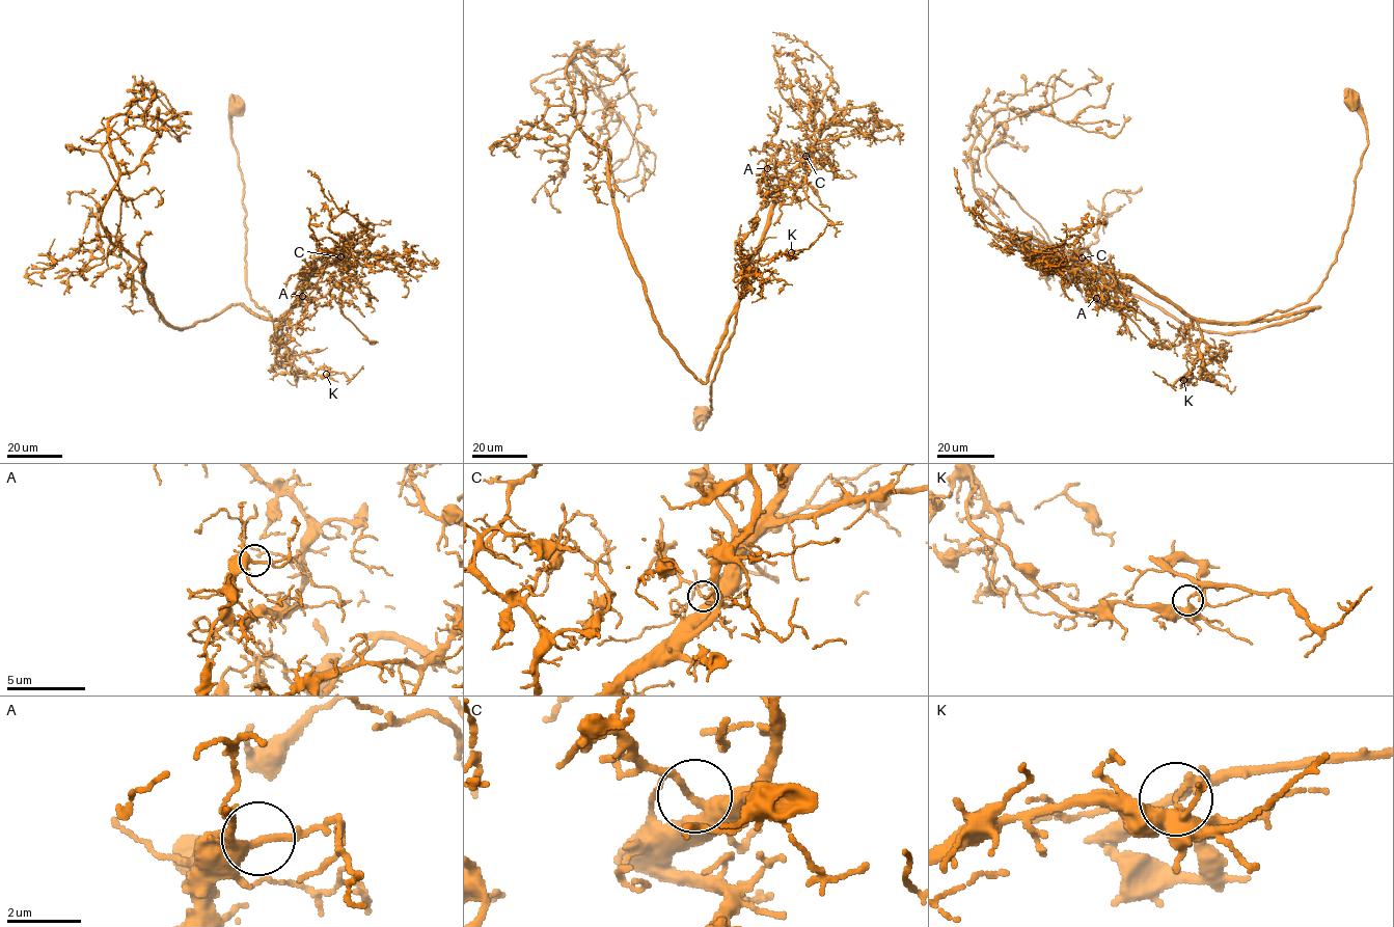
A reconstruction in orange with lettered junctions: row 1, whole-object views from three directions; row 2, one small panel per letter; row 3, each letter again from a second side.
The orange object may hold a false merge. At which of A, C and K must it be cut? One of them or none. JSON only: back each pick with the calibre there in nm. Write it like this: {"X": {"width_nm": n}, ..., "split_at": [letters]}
{"K": {"width_nm": 240}, "split_at": ["K"]}

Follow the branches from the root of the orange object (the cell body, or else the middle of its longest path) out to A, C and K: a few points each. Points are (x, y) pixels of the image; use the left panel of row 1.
A: (236, 106), (231, 141), (244, 182), (246, 288), (271, 320), (294, 304), (315, 271), (298, 298), (302, 296)
C: (236, 106), (231, 141), (244, 182), (246, 288), (250, 297), (271, 320), (277, 320), (315, 271), (340, 256)
K: (236, 106), (231, 141), (244, 182), (246, 288), (271, 320), (281, 319), (288, 359), (305, 375), (326, 374)

